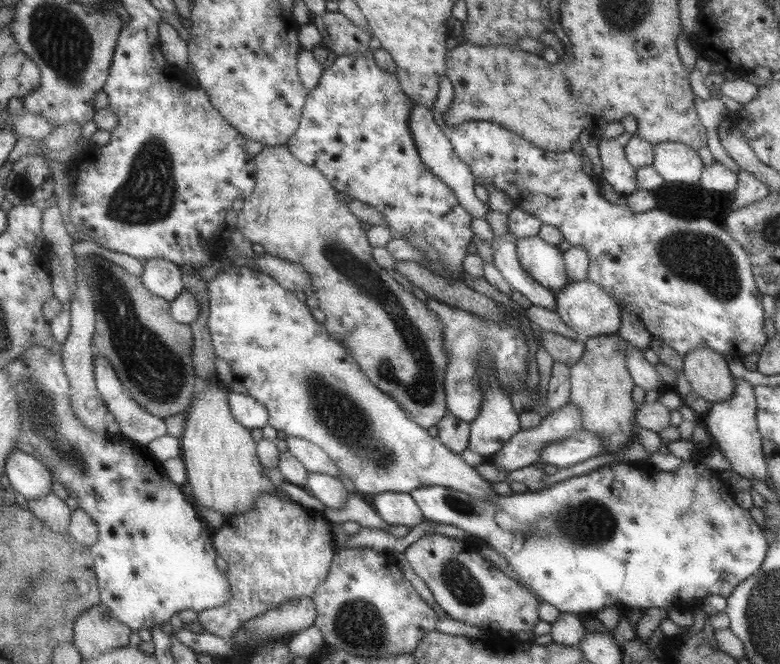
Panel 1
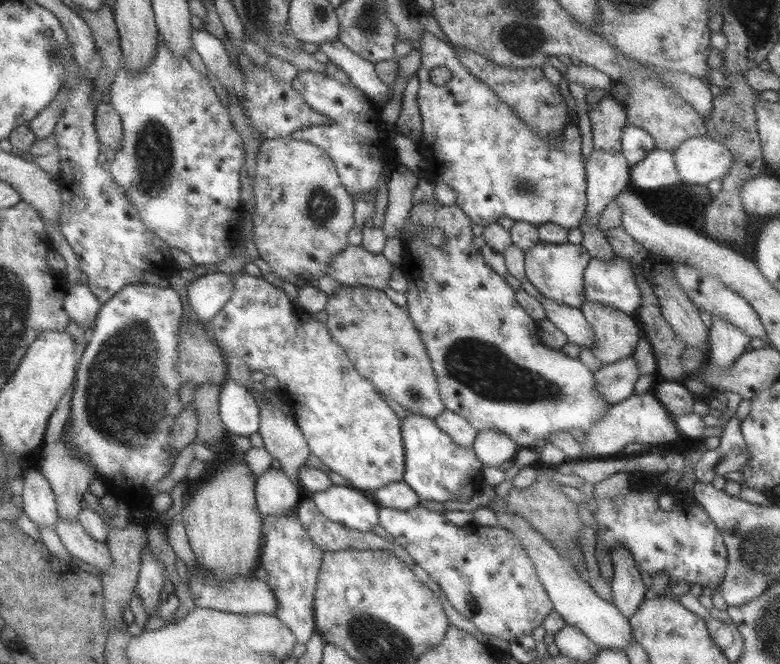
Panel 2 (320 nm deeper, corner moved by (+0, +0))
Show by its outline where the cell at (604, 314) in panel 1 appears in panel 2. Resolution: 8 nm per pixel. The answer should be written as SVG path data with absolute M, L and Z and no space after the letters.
M618 255L608 260L591 257L584 278L584 303L600 303L636 316L642 293L628 259Z

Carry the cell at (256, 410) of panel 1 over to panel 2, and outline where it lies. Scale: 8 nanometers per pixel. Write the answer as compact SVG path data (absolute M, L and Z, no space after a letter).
M231 379L221 386L220 417L228 433L247 436L259 432L260 408L248 389Z

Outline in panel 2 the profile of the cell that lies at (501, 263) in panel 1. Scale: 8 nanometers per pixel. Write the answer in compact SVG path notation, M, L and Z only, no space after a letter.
M546 297L542 299L541 304L544 307L546 318L551 320L568 337L568 344L593 350L594 329L580 308L558 304Z

